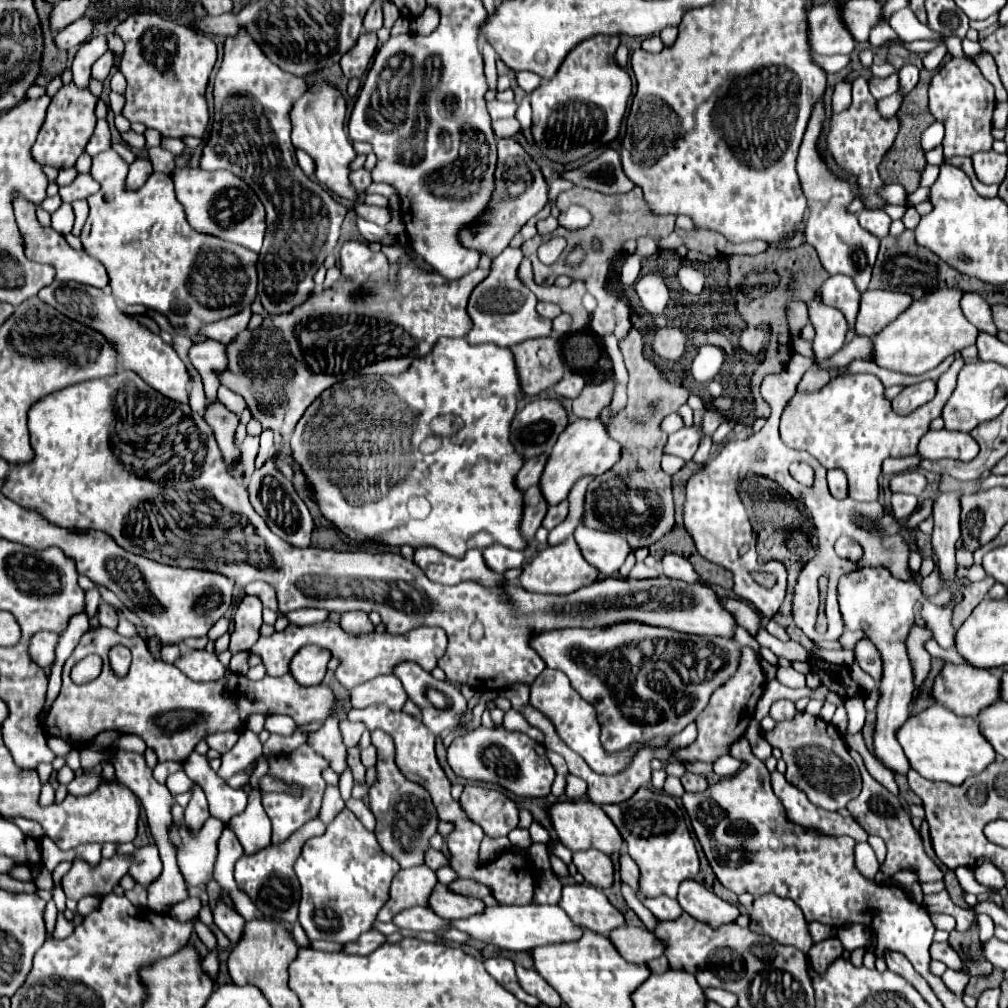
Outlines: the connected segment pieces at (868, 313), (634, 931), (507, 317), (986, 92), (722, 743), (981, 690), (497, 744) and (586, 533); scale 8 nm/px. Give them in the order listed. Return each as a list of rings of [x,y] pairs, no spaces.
[[[866,291],[860,299],[860,311],[854,323],[856,335],[872,337],[884,325],[888,325],[906,305],[910,305],[912,297],[906,293],[886,293],[886,291]]]
[[[624,925],[610,931],[608,939],[614,943],[616,951],[630,963],[648,963],[662,955],[662,943],[644,927]]]
[[[506,247],[492,263],[490,275],[472,291],[468,299],[468,315],[472,321],[472,329],[466,337],[470,345],[480,345],[490,341],[490,343],[496,343],[498,347],[512,347],[526,339],[546,337],[552,333],[550,319],[542,319],[536,313],[534,309],[536,297],[528,287],[524,287],[524,283],[518,277],[518,267],[522,257],[524,255],[520,249]]]
[[[960,57],[960,59],[950,59],[932,79],[930,83],[930,113],[934,115],[936,121],[944,123],[946,135],[942,141],[944,147],[944,155],[952,157],[952,155],[964,155],[964,157],[972,157],[978,151],[990,151],[992,149],[992,141],[994,137],[990,135],[992,129],[992,111],[994,111],[994,87],[982,77],[978,65],[972,59]]]
[[[742,647],[742,661],[738,665],[738,671],[734,673],[734,677],[730,677],[730,681],[726,685],[722,685],[720,689],[714,691],[710,703],[708,703],[708,709],[704,709],[700,715],[698,715],[698,739],[688,745],[686,749],[680,749],[676,751],[676,755],[670,759],[670,761],[714,761],[716,757],[728,753],[728,747],[742,737],[744,729],[748,727],[748,721],[750,721],[750,715],[754,713],[754,707],[756,707],[756,701],[760,699],[762,695],[762,689],[764,689],[764,683],[766,683],[766,677],[754,657],[754,651],[750,647]]]
[[[944,661],[944,667],[932,685],[932,699],[942,703],[956,715],[976,717],[978,711],[998,701],[998,687],[1000,687],[1000,677],[994,671],[974,669],[970,665],[954,665],[950,661]]]
[[[494,709],[496,729],[486,729],[480,725],[472,733],[452,741],[448,747],[448,755],[446,755],[448,765],[452,767],[456,775],[464,779],[490,781],[520,797],[546,797],[556,777],[556,771],[550,759],[546,757],[546,747],[542,743],[532,741],[524,733],[506,731],[502,727],[502,715],[504,711]]]
[[[578,525],[574,531],[574,539],[590,565],[596,565],[602,575],[612,575],[618,572],[626,557],[632,553],[628,541],[616,533],[594,531],[584,525]]]

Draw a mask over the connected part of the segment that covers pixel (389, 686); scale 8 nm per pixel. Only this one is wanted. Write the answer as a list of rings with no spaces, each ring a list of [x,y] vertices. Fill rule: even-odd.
[[[394,675],[374,677],[374,679],[358,685],[350,693],[350,703],[352,703],[352,707],[358,707],[358,709],[380,703],[380,705],[386,705],[388,709],[402,711],[406,699],[408,697],[406,697],[406,693],[402,689],[402,683]]]

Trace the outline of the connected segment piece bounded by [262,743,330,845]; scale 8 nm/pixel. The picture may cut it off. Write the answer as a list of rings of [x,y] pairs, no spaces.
[[[304,743],[298,749],[294,749],[292,753],[278,757],[276,763],[270,763],[270,769],[268,769],[270,777],[276,777],[278,781],[282,781],[284,785],[290,785],[290,787],[296,785],[302,791],[300,795],[292,795],[292,793],[284,793],[284,791],[262,793],[262,807],[272,821],[272,843],[274,845],[286,841],[296,829],[300,829],[304,823],[318,817],[324,789],[326,789],[326,783],[322,779],[322,771],[328,767],[330,767],[330,761],[324,759],[320,753],[316,753],[310,743]]]

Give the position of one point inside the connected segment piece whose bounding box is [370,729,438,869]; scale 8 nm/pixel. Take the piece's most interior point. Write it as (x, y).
(405, 820)

